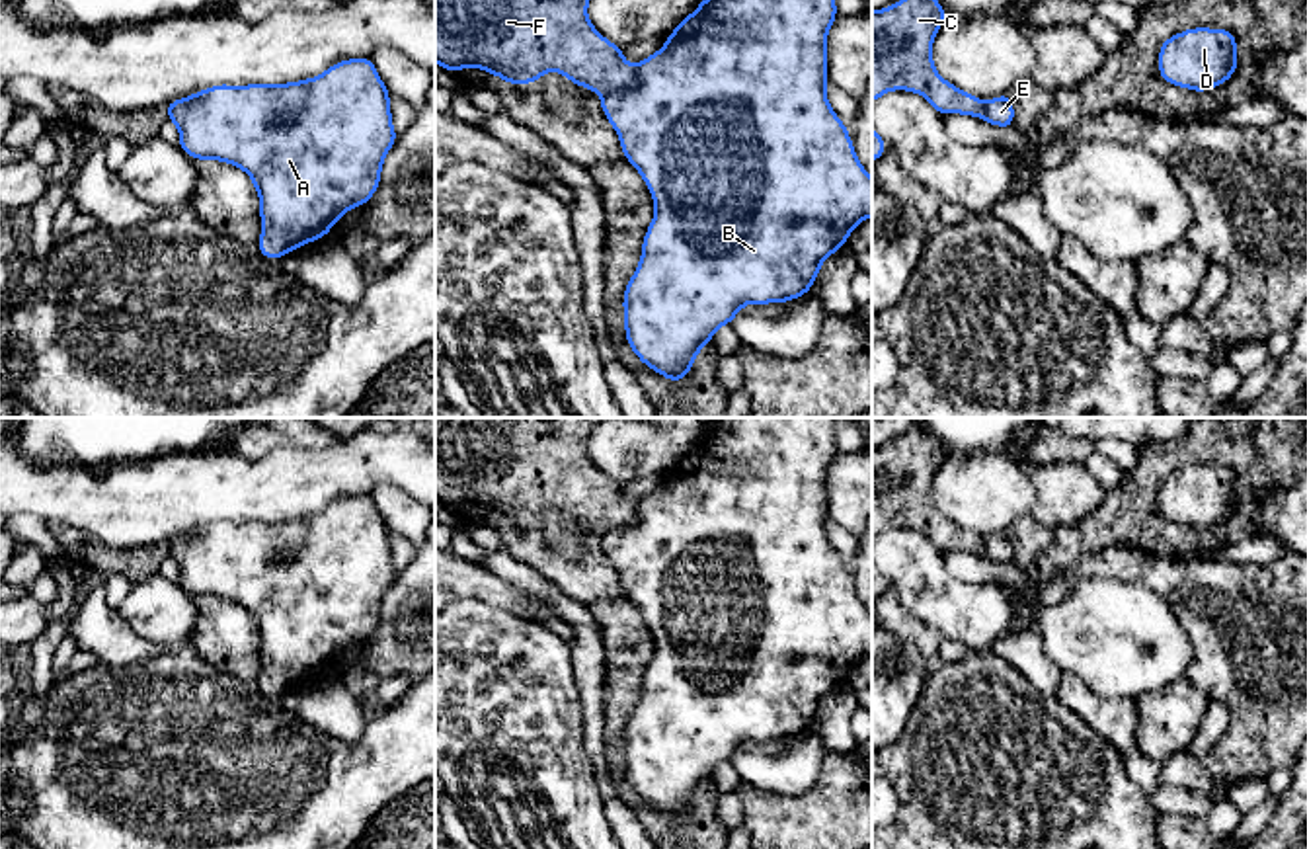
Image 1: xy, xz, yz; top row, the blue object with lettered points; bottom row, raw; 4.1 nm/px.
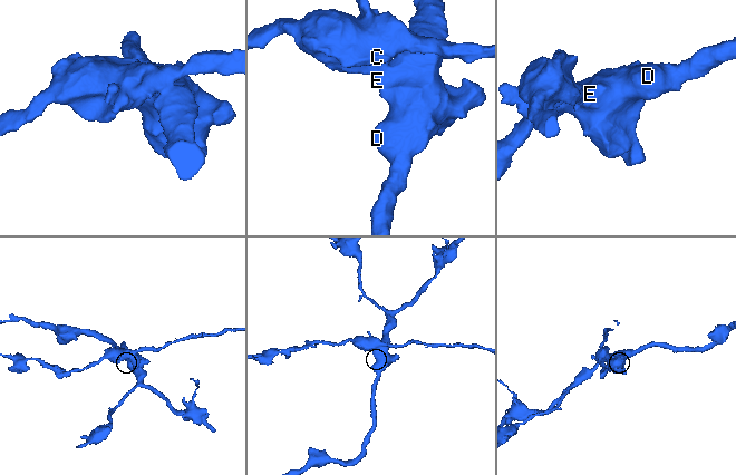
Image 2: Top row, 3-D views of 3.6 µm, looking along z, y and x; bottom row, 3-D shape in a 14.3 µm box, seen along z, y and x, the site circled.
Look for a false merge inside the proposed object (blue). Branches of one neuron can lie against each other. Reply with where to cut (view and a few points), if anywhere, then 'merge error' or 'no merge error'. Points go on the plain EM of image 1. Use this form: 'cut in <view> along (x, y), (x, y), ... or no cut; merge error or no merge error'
cut in xz along (638, 502), (638, 514), (631, 522), (601, 533); merge error

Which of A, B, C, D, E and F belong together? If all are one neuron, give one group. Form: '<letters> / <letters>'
A B D E / C F

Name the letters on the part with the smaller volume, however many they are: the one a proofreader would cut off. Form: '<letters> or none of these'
C, F

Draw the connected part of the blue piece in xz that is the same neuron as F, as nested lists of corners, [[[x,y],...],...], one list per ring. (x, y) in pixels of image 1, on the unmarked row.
[[[435,418],[435,500],[453,513],[476,504],[503,515],[509,523],[535,521],[556,507],[570,519],[601,533],[638,517],[638,502],[624,500],[618,484],[605,476],[587,455],[587,439],[607,418]]]

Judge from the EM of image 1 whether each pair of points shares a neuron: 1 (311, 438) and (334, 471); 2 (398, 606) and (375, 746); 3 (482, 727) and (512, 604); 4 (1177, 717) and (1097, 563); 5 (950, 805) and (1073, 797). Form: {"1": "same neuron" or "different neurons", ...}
{"1": "different neurons", "2": "different neurons", "3": "different neurons", "4": "different neurons", "5": "same neuron"}

